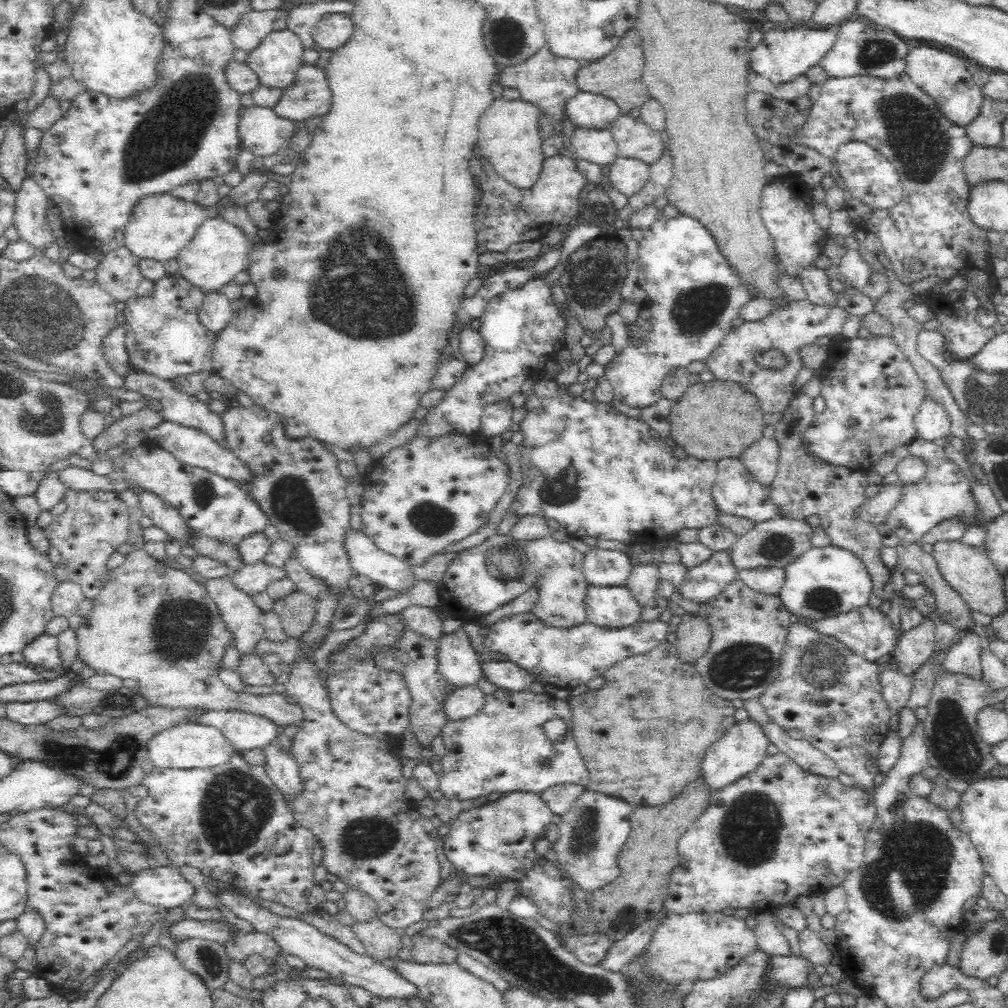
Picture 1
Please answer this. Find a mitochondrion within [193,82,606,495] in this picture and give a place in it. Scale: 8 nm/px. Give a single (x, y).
(367, 259)

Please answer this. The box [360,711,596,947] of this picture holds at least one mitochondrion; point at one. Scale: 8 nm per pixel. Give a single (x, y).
(546, 761)

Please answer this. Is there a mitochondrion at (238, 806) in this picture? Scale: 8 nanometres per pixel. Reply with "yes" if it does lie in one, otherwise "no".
yes

